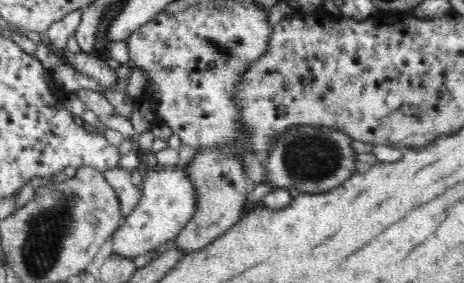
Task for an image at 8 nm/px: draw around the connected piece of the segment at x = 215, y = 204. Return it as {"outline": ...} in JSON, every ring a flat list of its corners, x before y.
{"outline":[[194,146,200,152,185,166,185,174,192,179,192,187,196,189,196,214,188,224,180,230,174,242,183,254,198,252,206,248,212,240,224,234,245,214,246,187,249,184,244,164,239,159,237,146]]}

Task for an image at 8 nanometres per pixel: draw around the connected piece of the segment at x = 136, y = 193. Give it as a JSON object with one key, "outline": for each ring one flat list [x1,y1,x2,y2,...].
{"outline":[[121,167,106,170,103,176,115,190,123,216,128,216,133,208,136,208,136,204,142,196,143,178,137,171,130,172]]}

